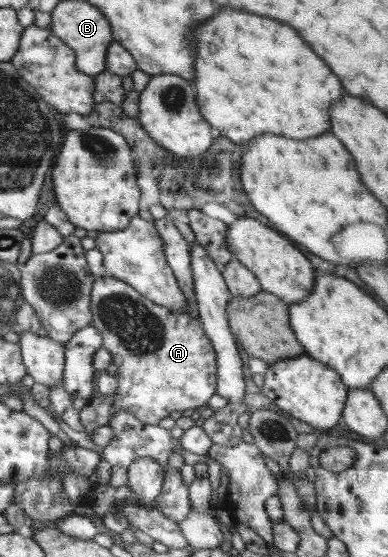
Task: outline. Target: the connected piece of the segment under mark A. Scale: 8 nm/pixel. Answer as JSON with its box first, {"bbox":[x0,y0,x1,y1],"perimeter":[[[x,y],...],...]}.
{"bbox":[90,275,217,425],"perimeter":[[[110,275],[95,278],[90,298],[91,325],[102,337],[101,348],[106,349],[112,363],[118,367],[115,377],[118,379],[118,390],[111,411],[128,411],[143,424],[158,425],[172,411],[200,408],[208,399],[217,393],[216,371],[217,353],[214,353],[212,341],[198,320],[188,316],[186,312],[171,311],[146,299],[137,289]]]}

